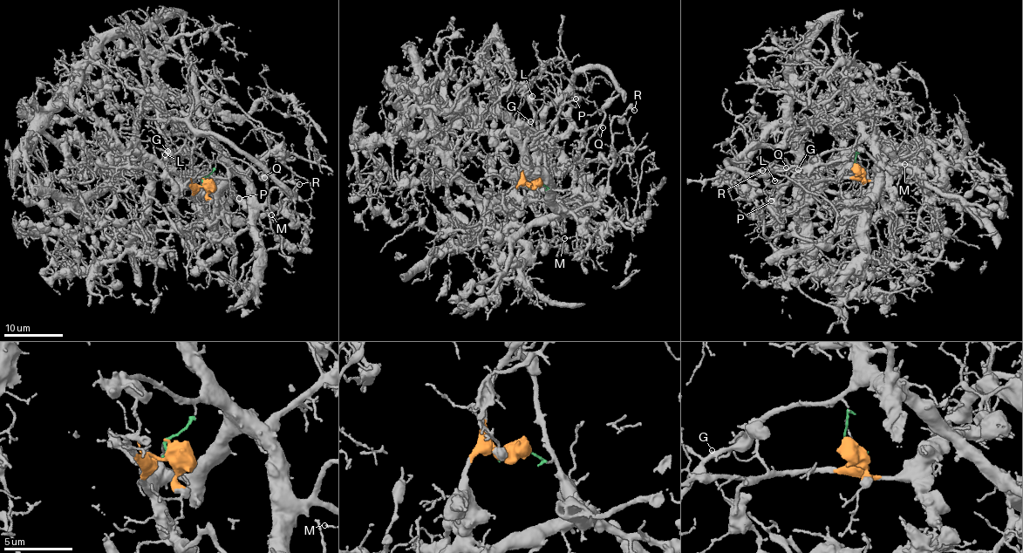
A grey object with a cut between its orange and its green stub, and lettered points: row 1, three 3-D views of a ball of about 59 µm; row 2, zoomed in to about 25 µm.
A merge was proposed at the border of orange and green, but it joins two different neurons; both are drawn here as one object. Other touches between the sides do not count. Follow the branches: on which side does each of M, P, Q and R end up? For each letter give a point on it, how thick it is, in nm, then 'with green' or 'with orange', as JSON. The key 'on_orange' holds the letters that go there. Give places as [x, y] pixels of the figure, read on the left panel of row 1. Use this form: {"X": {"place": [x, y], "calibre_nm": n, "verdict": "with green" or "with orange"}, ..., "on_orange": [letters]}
{"M": {"place": [271, 215], "calibre_nm": 110, "verdict": "with green"}, "P": {"place": [239, 198], "calibre_nm": 90, "verdict": "with orange"}, "Q": {"place": [264, 177], "calibre_nm": 110, "verdict": "with green"}, "R": {"place": [299, 184], "calibre_nm": 160, "verdict": "with green"}, "on_orange": ["P"]}

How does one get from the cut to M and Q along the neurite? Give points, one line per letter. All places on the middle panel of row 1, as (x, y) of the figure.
M: (533, 182), (539, 181), (553, 189), (558, 203), (576, 219), (575, 236), (564, 238)
Q: (533, 182), (553, 189), (564, 210), (600, 202), (613, 163), (611, 121), (606, 118), (602, 127)

